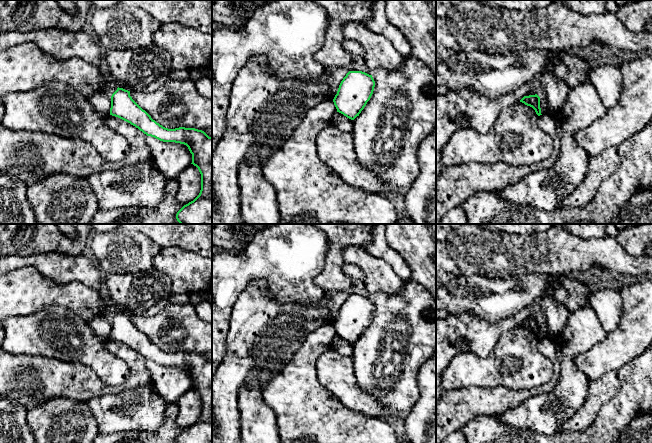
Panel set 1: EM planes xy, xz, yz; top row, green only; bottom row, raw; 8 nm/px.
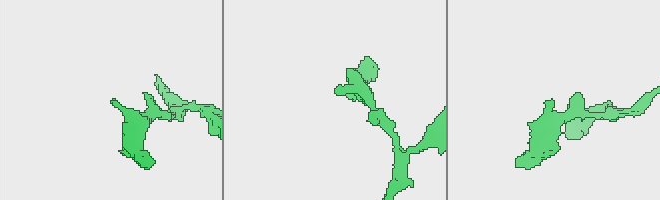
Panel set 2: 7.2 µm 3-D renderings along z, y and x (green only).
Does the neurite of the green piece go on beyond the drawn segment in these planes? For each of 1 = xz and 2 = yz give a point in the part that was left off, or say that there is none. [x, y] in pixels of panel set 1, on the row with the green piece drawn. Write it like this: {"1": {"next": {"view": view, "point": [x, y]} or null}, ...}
{"1": {"next": null}, "2": {"next": null}}

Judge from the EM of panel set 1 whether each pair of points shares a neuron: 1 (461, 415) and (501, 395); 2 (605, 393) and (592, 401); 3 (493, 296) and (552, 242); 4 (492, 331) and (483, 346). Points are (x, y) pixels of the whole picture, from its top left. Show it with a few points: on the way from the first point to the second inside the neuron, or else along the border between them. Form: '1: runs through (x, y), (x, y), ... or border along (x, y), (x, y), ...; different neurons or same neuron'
1: runs through (471, 405), (475, 401), (491, 401); same neuron
2: runs through (602, 393), (595, 398); same neuron
3: border along (538, 273), (492, 278); different neurons
4: runs through (488, 335), (483, 342); same neuron

